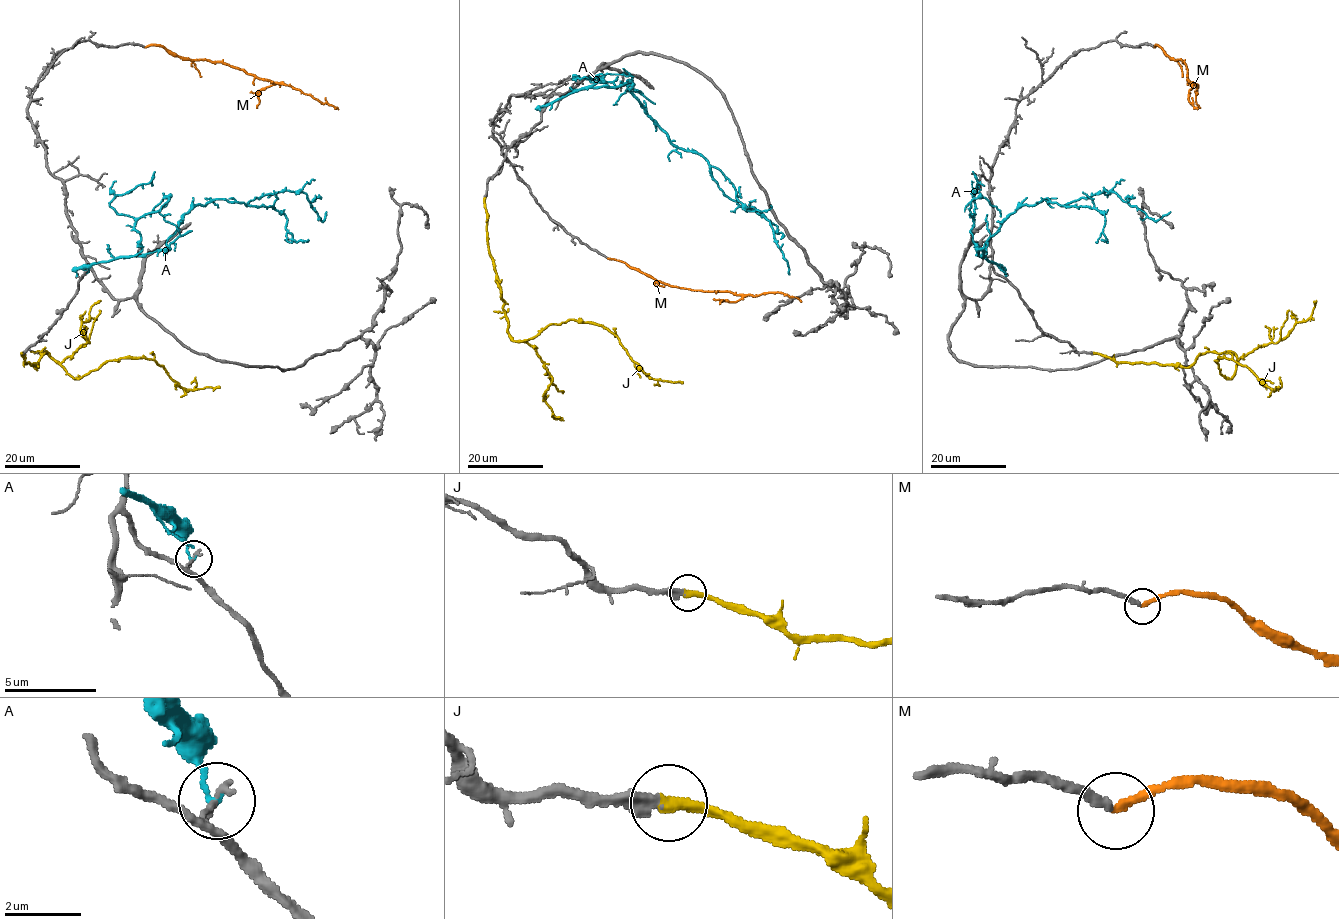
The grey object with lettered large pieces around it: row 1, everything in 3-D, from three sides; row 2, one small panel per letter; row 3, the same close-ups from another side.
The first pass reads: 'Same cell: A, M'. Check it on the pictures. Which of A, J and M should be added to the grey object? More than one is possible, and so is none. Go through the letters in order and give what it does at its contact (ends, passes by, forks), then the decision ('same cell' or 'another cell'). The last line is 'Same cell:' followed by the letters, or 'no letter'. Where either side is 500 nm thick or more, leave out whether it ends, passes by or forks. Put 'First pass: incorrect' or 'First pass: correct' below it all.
A: it ends; another cell
J: it ends; same cell
M: it ends; same cell
Same cell: J, M
First pass: incorrect

